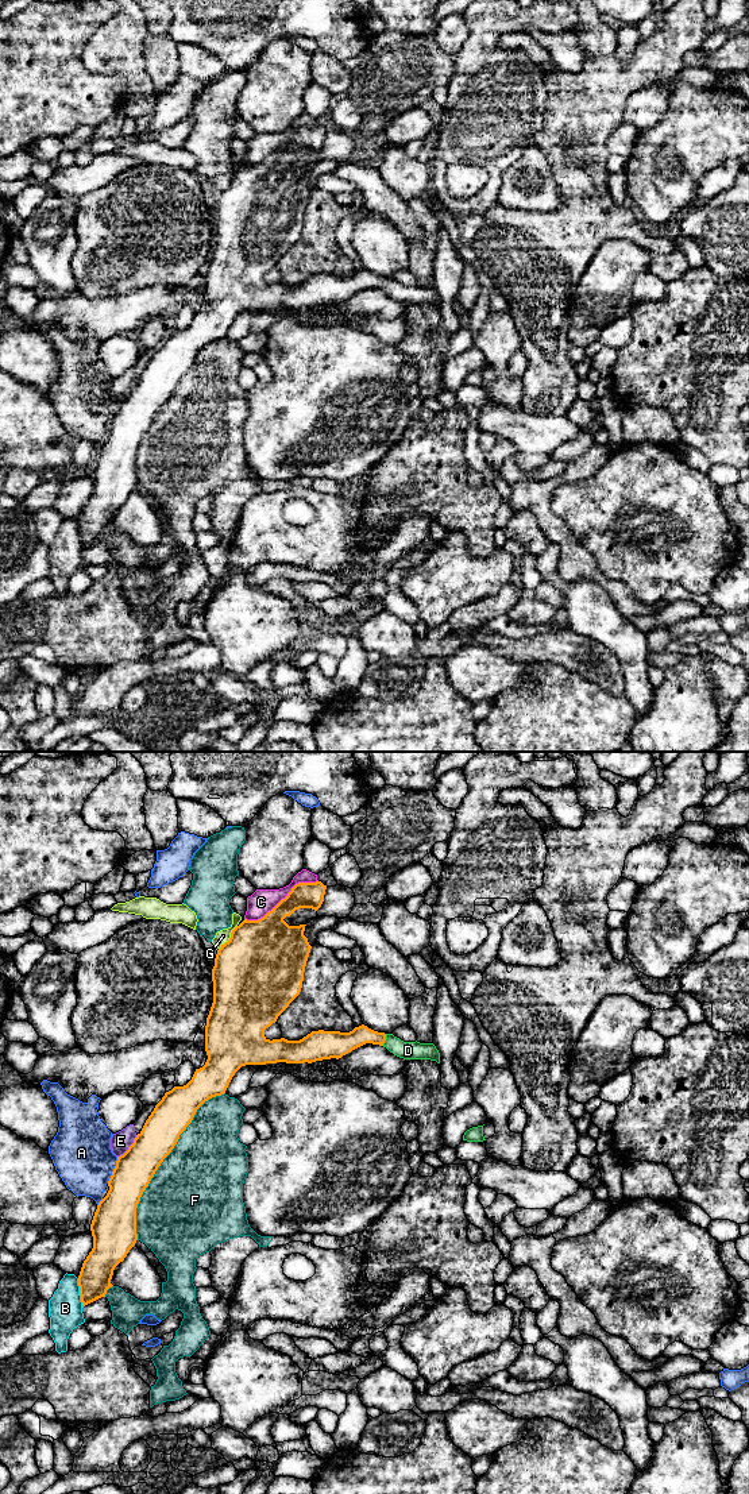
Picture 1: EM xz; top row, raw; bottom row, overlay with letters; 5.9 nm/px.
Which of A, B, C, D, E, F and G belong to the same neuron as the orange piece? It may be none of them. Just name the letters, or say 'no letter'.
D

